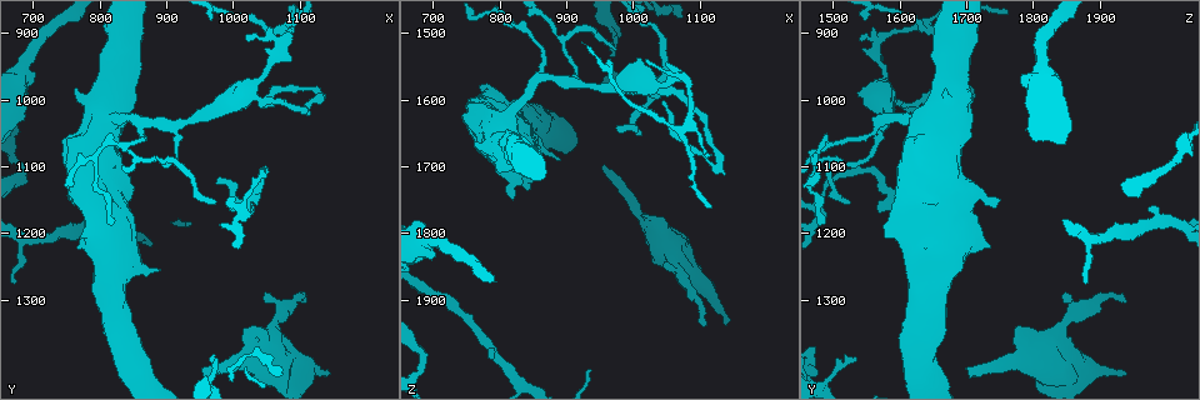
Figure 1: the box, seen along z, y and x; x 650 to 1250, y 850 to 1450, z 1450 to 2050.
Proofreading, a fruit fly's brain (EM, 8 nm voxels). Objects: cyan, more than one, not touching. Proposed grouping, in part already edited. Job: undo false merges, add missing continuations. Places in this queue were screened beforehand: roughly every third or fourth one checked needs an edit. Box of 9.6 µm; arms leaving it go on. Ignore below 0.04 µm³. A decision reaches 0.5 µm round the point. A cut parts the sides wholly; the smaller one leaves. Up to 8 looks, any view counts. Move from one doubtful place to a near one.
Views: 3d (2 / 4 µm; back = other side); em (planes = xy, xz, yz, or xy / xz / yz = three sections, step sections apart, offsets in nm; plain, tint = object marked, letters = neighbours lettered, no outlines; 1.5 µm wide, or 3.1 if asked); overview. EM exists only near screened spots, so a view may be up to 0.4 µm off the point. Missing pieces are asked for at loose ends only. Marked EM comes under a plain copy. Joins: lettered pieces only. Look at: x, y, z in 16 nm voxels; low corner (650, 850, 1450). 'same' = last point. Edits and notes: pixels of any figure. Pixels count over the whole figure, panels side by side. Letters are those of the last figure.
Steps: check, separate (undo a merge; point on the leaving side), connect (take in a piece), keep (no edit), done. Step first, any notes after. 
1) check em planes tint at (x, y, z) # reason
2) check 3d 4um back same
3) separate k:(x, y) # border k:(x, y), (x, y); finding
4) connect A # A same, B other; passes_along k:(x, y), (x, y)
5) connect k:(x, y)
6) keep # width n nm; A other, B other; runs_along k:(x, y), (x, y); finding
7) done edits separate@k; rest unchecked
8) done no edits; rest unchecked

check 3d 4um at (960, 1405, 1705) # free end

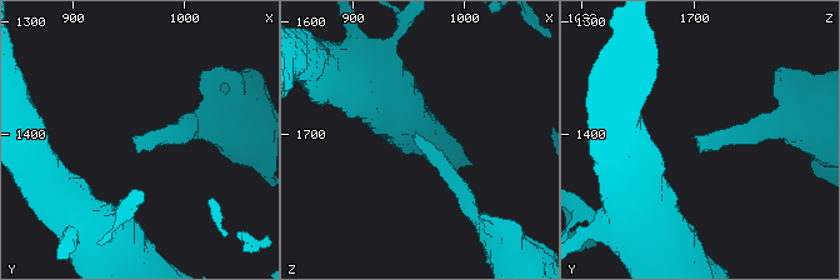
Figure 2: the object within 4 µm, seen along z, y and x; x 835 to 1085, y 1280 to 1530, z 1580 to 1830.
check em planes letters at (962, 1402, 1702)

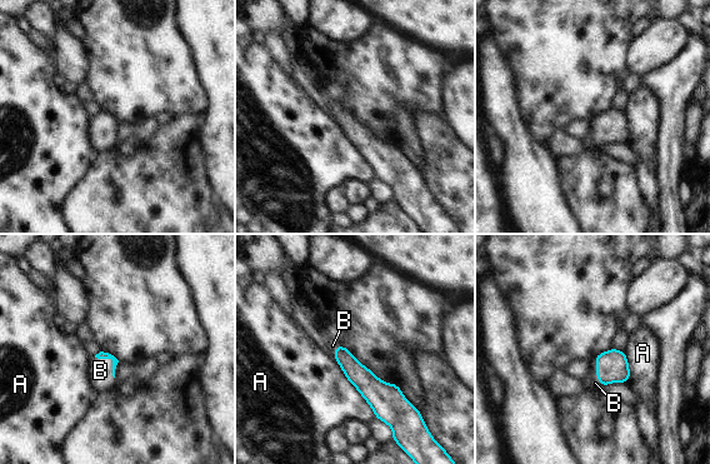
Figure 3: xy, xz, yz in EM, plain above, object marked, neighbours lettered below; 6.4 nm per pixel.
connect 3:(100, 370) # longest_contact A 440 nm; A other, B same; passes_along 3:(101, 355), (111, 359), (100, 370); the cell continues

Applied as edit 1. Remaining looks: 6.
check em yz step 4 tint at (1140, 1410, 1940) # free end

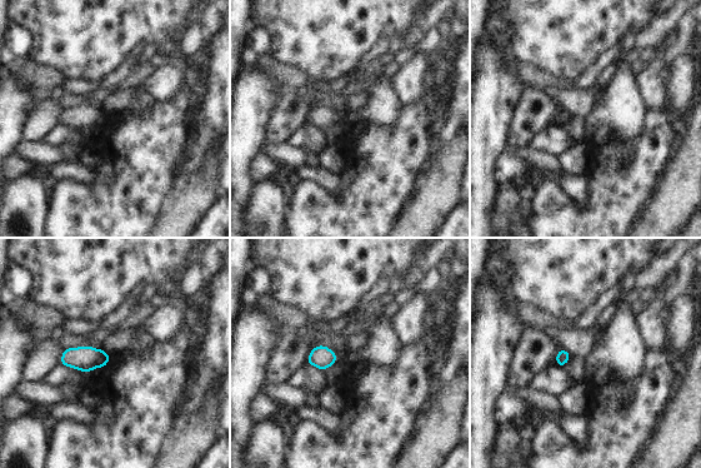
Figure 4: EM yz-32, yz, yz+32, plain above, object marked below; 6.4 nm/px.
check em yz step 4 letters same

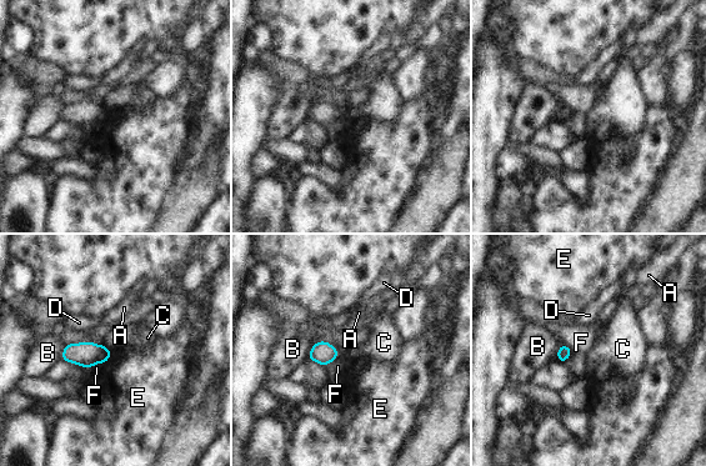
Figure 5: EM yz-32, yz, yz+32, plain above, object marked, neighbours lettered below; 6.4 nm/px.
keep # A other, B other, C other, D other, E other, F other; border 5:(110, 351), (111, 355); none of them fits

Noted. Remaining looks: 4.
check em yz step 8 letters at (970, 1020, 1580) # thick turns thin

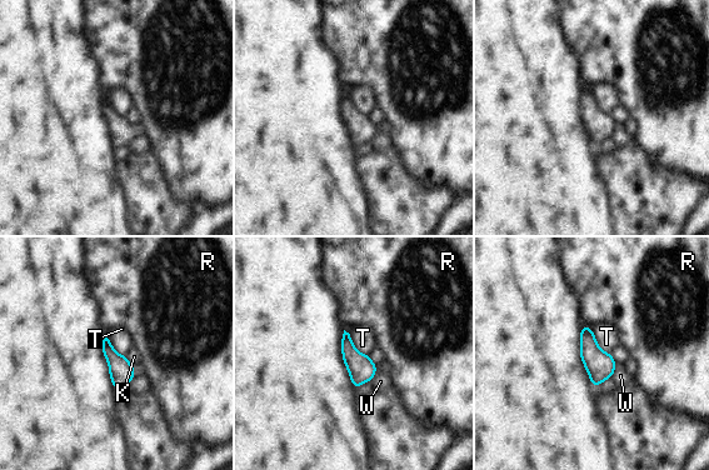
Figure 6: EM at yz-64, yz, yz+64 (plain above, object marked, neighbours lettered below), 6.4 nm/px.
keep # K other, R other, T other, W other; one cell here

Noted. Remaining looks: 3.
done edits connect@3; rest unchecked

